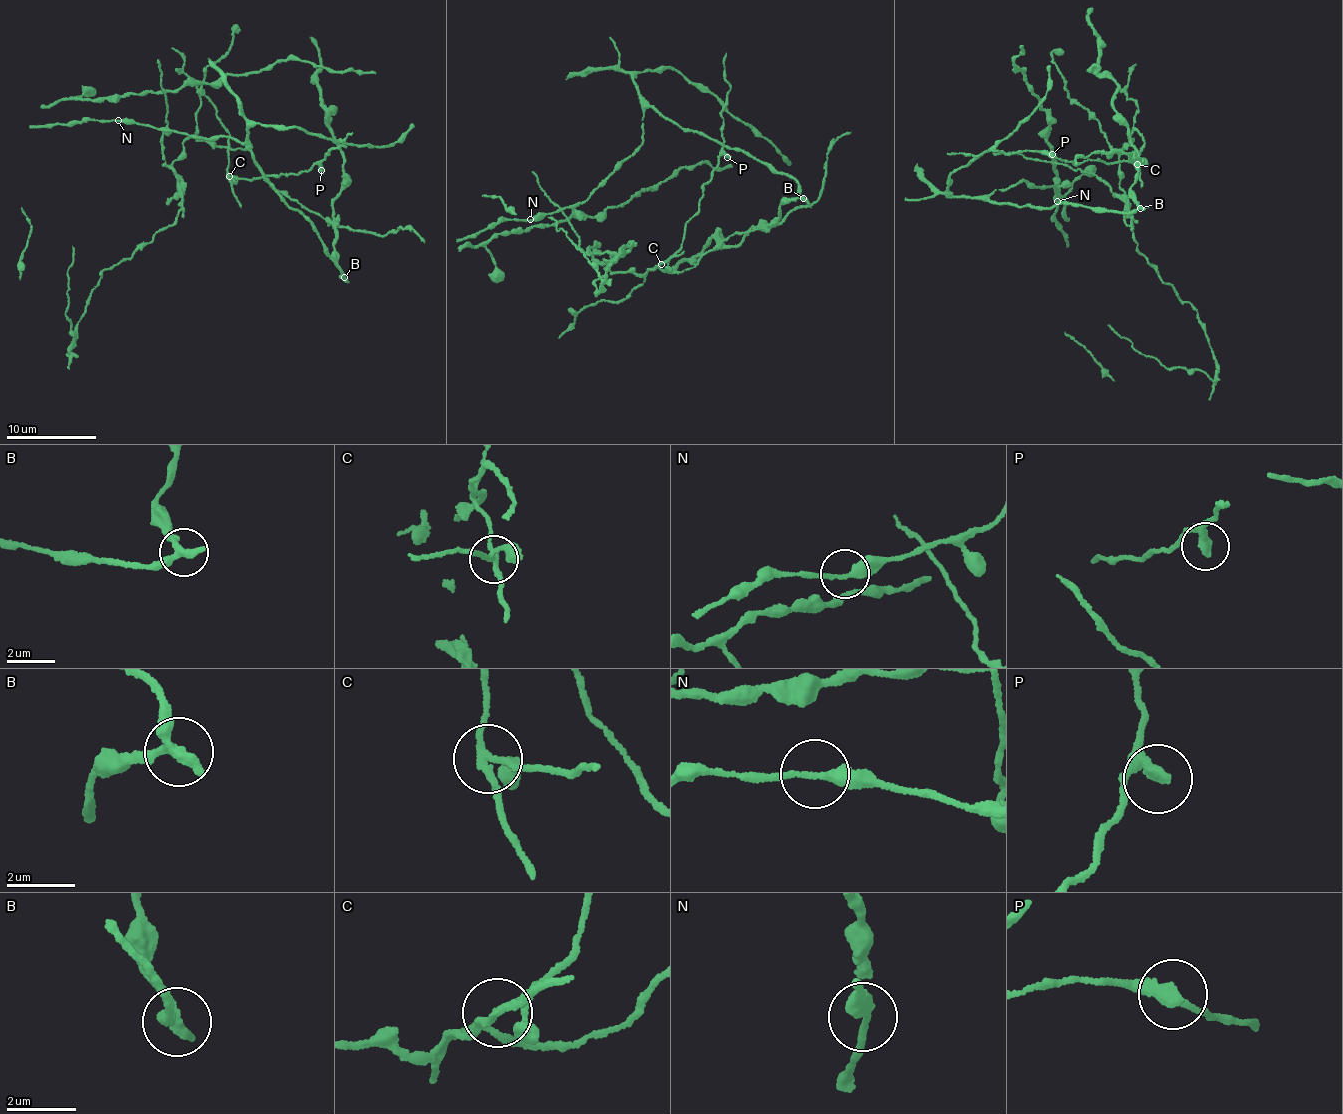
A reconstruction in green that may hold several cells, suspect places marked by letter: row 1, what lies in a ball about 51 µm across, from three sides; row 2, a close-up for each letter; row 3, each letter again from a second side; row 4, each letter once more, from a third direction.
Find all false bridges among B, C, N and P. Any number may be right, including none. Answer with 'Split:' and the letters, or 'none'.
Split: B, C

